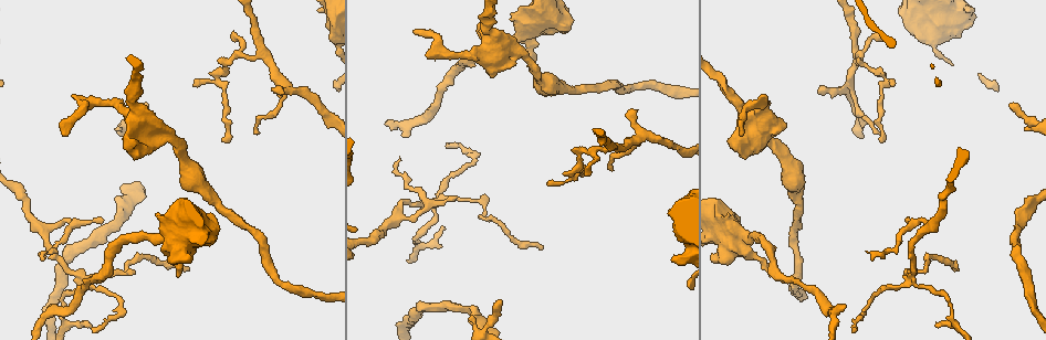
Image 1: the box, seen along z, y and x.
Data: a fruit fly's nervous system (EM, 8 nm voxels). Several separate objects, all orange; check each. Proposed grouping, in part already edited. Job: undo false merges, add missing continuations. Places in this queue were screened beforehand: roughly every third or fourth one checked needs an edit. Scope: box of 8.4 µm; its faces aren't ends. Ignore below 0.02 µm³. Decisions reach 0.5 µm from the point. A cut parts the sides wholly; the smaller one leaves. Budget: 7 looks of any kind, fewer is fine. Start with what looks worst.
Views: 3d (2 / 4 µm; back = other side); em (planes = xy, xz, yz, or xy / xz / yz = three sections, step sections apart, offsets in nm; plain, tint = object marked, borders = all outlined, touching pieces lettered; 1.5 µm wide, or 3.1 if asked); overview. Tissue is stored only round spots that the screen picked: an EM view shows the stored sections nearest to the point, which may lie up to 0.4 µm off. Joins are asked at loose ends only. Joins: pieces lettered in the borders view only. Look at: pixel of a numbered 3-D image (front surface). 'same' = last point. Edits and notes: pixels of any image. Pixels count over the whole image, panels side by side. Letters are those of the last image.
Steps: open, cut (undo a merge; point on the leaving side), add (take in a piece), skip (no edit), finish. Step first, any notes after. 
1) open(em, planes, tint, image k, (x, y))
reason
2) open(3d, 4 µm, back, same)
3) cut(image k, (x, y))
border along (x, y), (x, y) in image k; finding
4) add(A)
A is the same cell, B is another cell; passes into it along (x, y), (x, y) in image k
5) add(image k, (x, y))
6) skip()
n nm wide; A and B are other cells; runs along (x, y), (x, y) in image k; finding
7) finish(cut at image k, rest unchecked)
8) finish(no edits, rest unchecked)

open(em, planes, tint, image 1, (84, 274))
arms part here

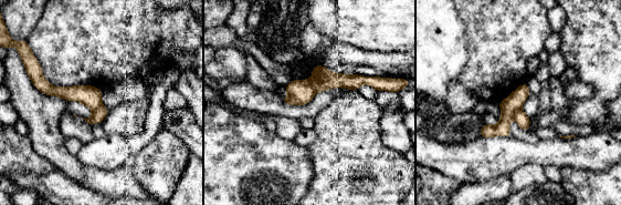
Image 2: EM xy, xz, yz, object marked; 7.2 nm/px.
open(em, planes, borders, same)
what lies round it

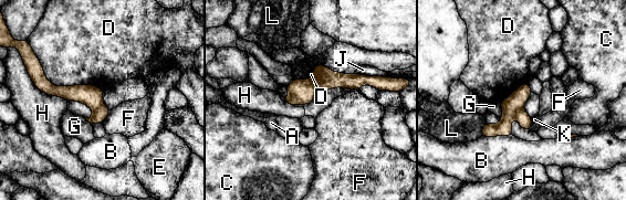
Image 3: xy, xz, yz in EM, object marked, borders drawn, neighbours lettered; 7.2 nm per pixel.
cut(image 3, (324, 79))
A, B, C, D, E, F, G, H, J, K and L are other cells; the part that leaves runs along (314, 80), (374, 81) in image 3; a second cell is stuck on

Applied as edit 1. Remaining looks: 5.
open(overview)
see it whole again

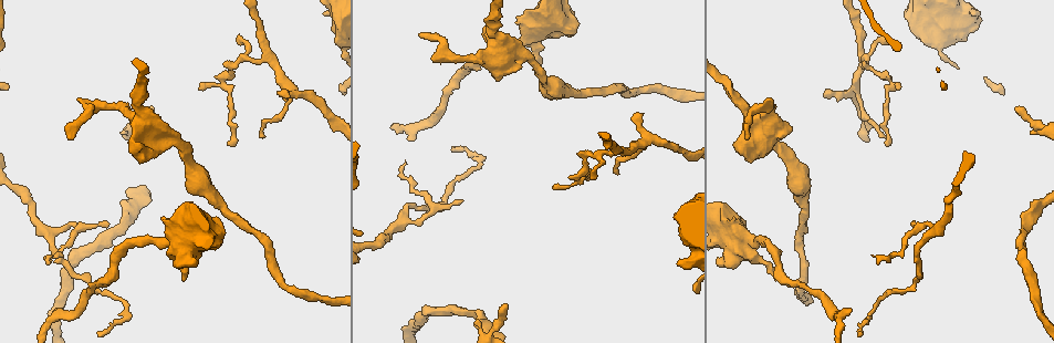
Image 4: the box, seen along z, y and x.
open(em, planes, borders, image 4, (476, 320))
an open end

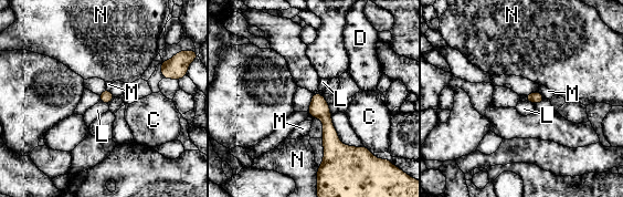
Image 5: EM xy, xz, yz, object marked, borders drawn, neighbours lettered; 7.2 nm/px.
skip()
C, D, L, M and N are other cells; border along (99, 100), (107, 104) in image 5; no lettered piece goes on from it

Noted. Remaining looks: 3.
open(em, planes, tint, image 4, (495, 78))
an open end

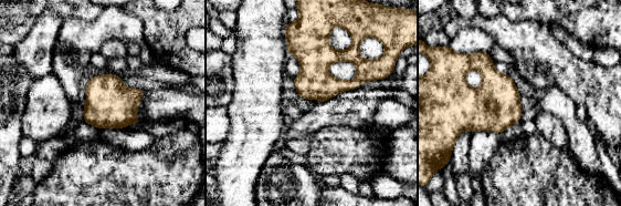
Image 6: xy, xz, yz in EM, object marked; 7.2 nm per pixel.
open(em, planes, borders, same)
see the neighbours

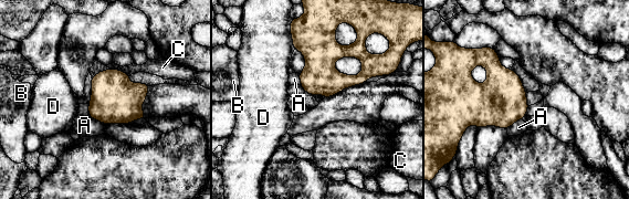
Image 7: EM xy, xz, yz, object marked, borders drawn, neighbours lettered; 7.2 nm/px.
skip()
A, B, C and D are other cells; border along (87, 104), (88, 114), (105, 125) in image 7; no lettered piece goes on from it

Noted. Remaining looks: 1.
finish(cut at image 3, rest unchecked)

